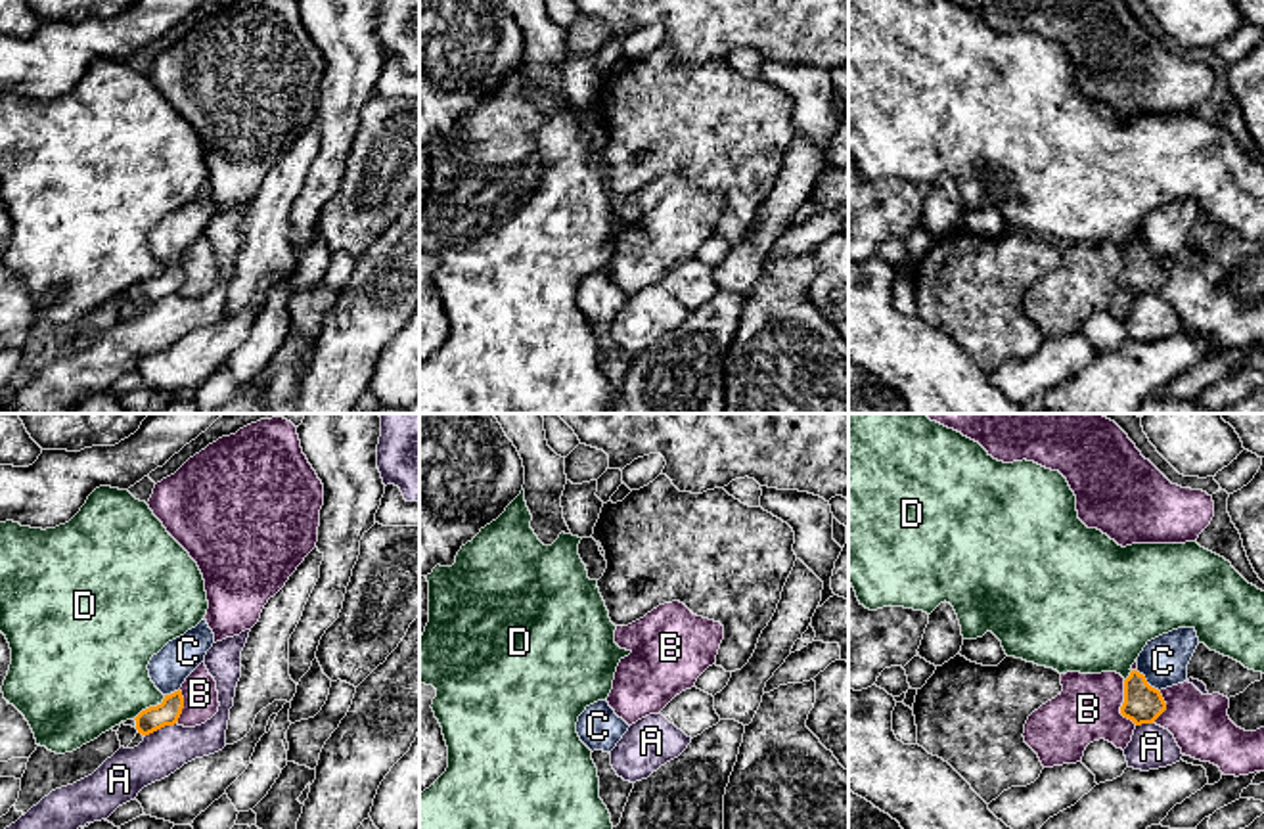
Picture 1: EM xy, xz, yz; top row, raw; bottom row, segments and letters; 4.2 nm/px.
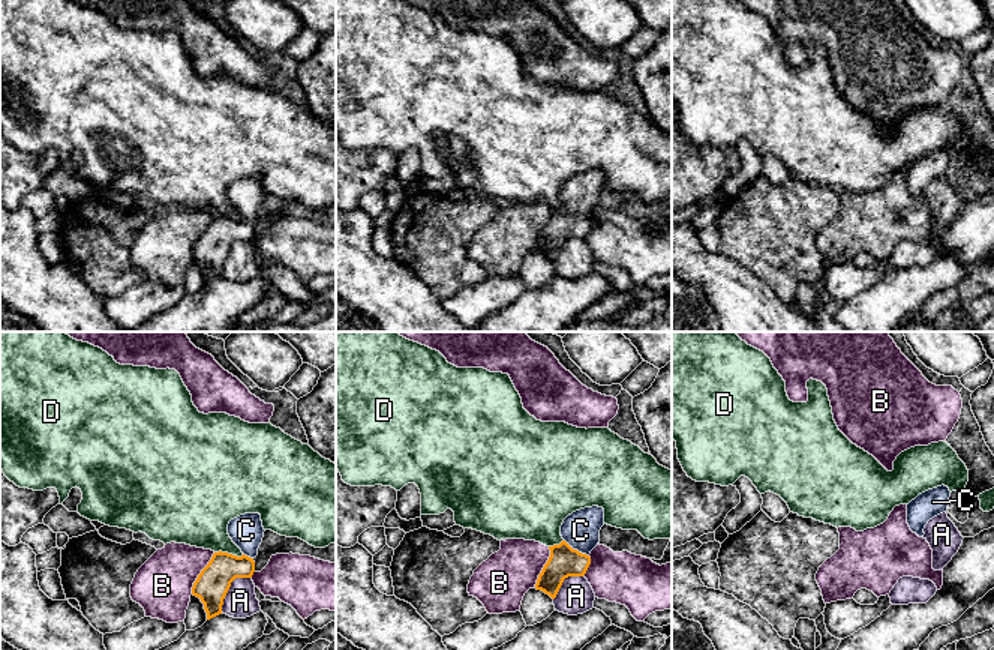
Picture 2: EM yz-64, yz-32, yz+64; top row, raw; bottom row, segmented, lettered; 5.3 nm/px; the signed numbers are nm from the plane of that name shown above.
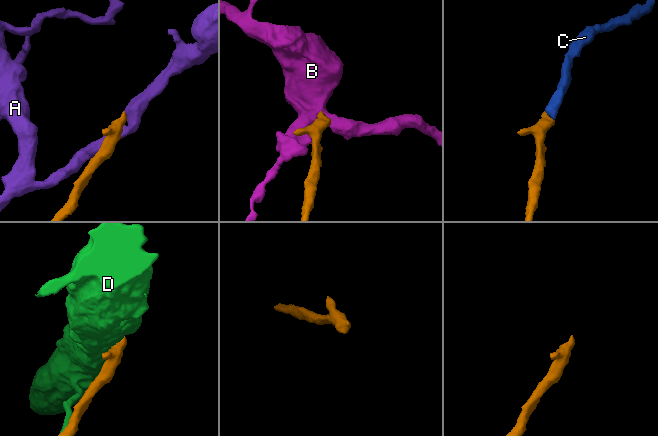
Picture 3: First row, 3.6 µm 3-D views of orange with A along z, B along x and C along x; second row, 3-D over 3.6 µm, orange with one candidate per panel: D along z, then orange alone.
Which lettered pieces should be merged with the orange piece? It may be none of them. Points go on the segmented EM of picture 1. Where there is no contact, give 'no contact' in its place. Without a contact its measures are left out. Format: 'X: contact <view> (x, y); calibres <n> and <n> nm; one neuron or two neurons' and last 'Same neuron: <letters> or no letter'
A: contact xy (159, 728); calibres 100 and 190 nm; two neurons
B: contact yz (1123, 705); calibres 160 and 280 nm; two neurons
C: contact yz (1146, 682); calibres 160 and 200 nm; one neuron
D: contact xy (150, 707); calibres 100 and 420 nm; two neurons
Same neuron: C

